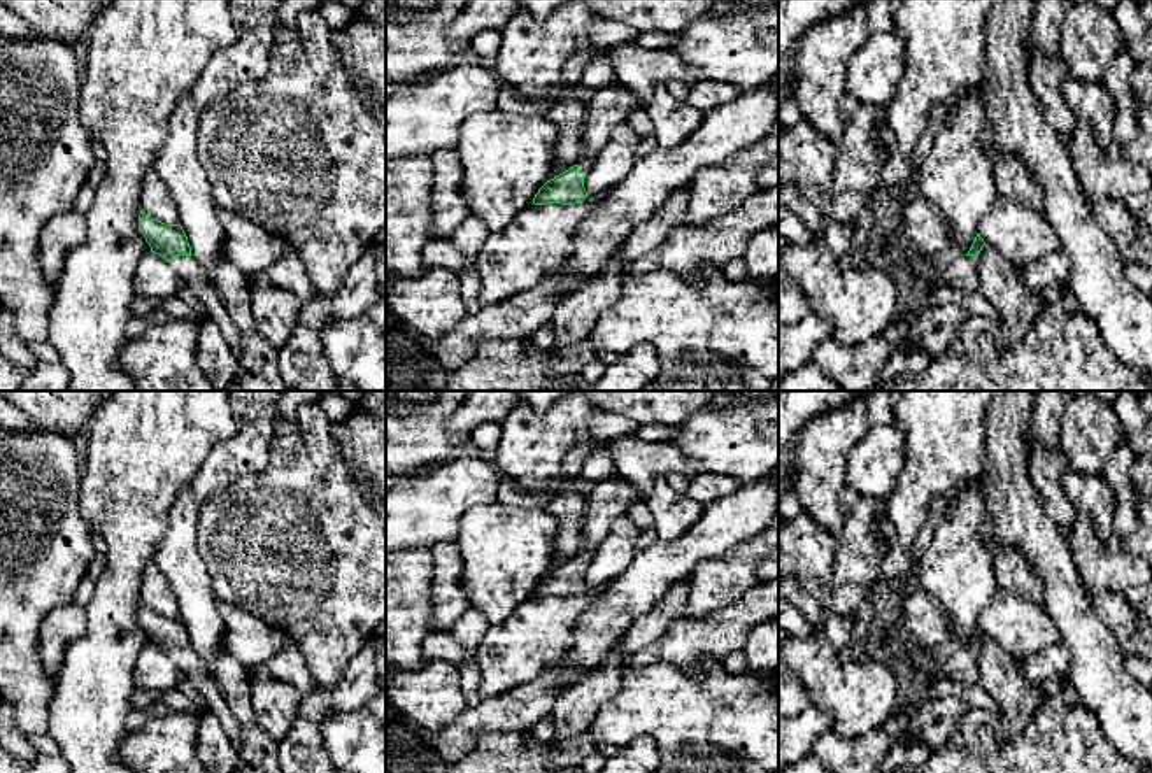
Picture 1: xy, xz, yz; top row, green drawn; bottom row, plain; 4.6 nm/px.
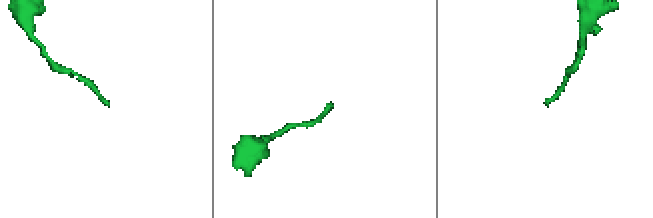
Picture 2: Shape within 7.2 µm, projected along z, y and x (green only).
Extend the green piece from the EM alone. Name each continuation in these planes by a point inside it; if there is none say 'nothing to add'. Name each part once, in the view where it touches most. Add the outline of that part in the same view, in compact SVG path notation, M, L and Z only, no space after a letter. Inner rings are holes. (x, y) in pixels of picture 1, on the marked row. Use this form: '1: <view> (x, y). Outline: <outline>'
1: xy (186, 267). Outline: M179 256L170 265L182 277L184 286L202 303L209 319L219 326L219 330L223 331L233 354L238 356L238 330L231 323L214 286L209 282L207 275L198 266L195 258L193 256Z

